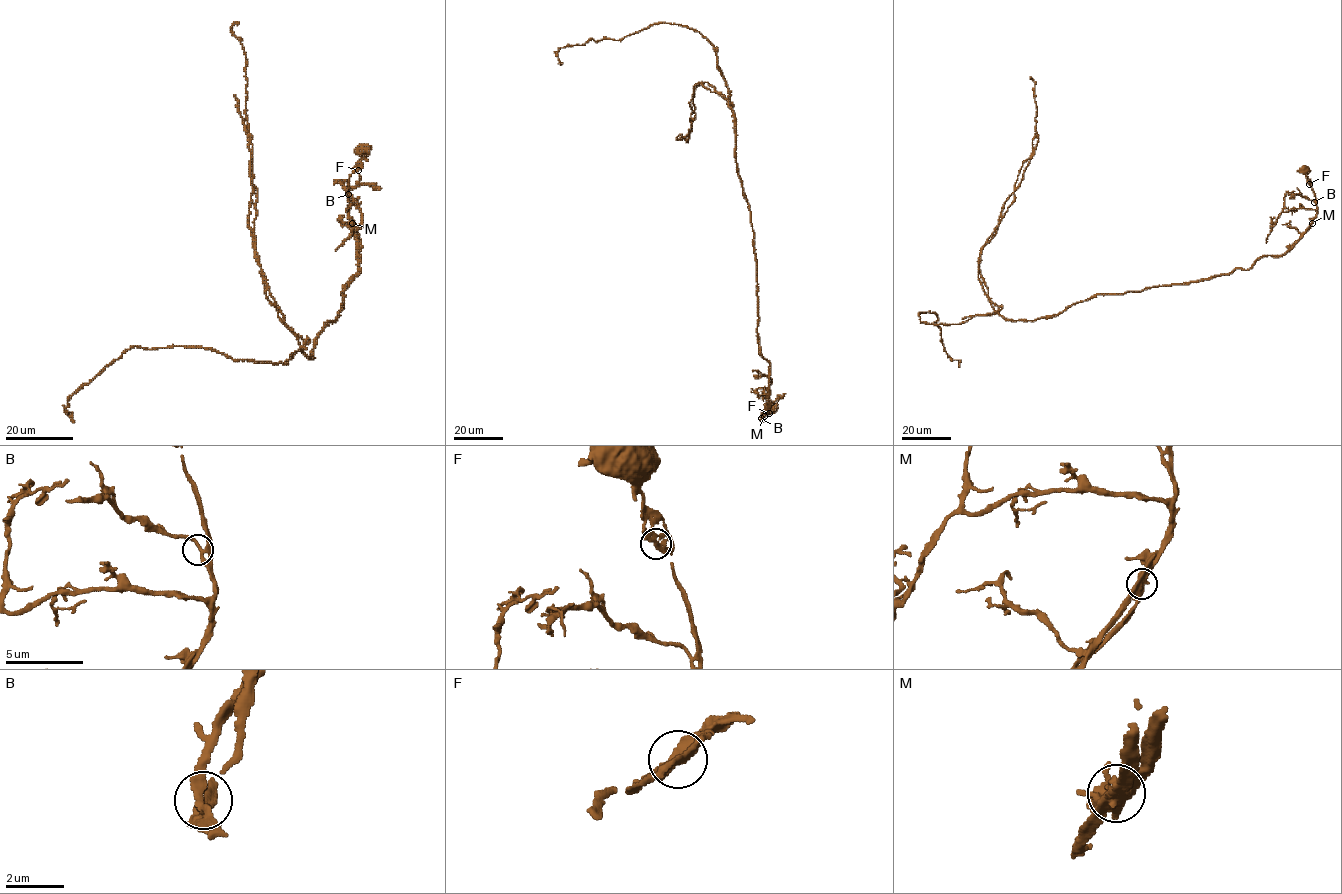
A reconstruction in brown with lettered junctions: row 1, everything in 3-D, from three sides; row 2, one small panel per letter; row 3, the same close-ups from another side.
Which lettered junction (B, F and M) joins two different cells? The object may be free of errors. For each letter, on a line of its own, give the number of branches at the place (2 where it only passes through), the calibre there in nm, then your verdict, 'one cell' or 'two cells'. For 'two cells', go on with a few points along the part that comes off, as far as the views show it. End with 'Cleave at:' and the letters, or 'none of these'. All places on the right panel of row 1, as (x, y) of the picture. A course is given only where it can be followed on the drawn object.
B: 3 branches meet; 220 nm thick; one cell
F: 3 branches meet; 190 nm thick; one cell
M: 3 branches meet; 460 nm thick; two cells; foreign part runs (1312, 223), (1247, 270), (1010, 321), (979, 265), (1036, 129)
Cleave at: M

